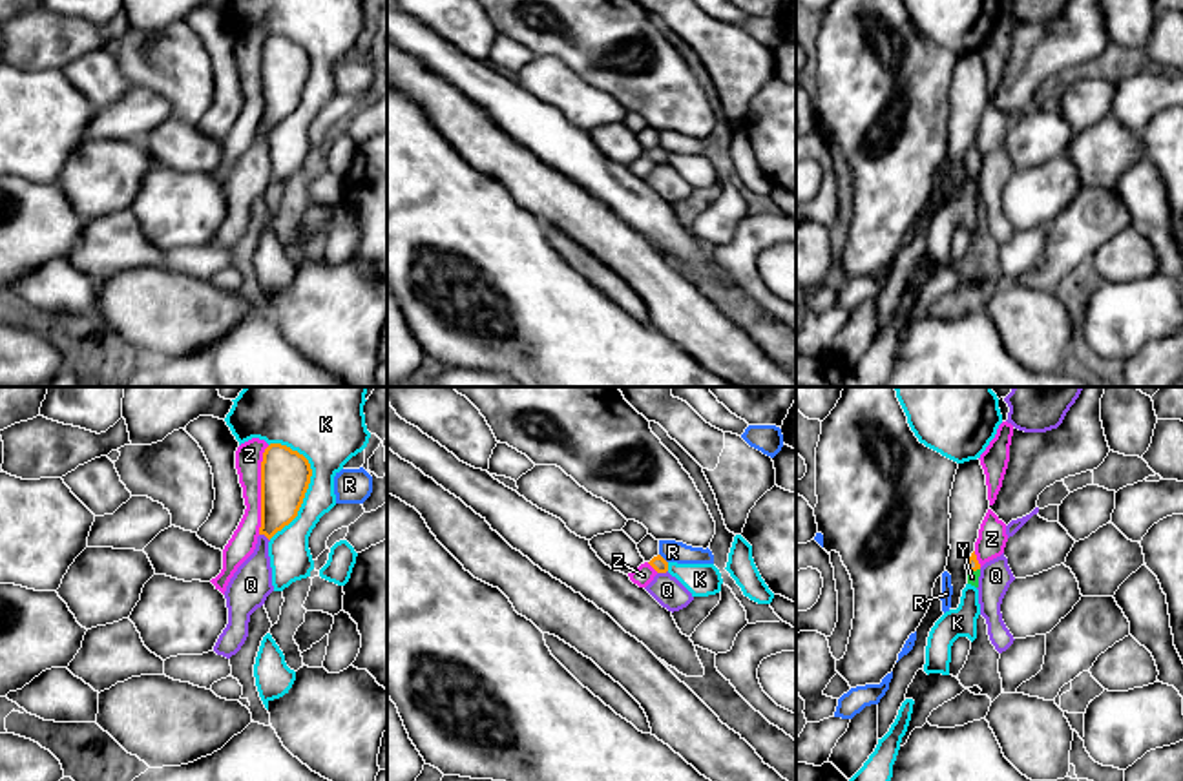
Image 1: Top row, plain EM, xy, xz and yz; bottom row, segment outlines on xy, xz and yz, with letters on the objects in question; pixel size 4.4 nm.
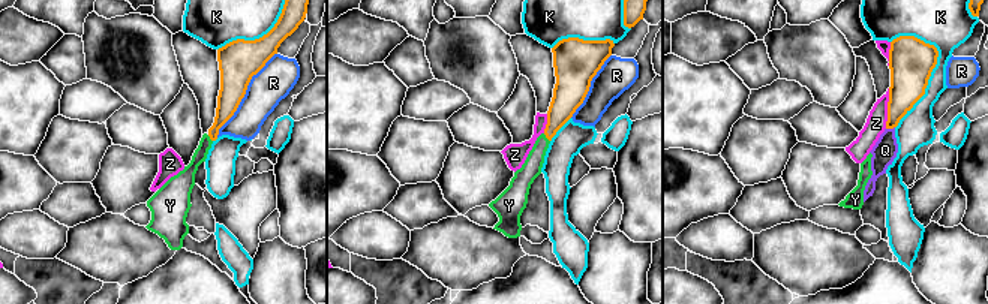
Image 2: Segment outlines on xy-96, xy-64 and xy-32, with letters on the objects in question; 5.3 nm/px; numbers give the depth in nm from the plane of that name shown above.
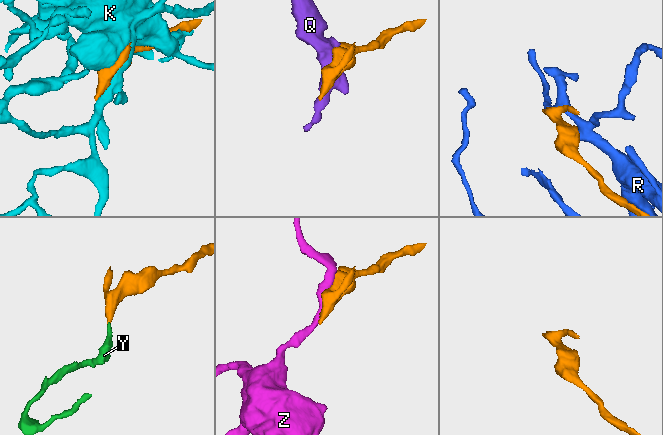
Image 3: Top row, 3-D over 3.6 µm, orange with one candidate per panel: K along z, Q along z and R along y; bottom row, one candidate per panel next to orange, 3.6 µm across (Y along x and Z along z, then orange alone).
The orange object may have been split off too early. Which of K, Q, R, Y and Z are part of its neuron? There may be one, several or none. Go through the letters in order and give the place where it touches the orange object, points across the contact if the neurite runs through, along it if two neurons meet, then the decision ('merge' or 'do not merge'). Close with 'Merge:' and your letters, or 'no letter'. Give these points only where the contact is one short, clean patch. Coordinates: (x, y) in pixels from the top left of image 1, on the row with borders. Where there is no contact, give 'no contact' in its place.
K: meets orange in xy at (307, 488); do not merge
Q: meets orange in xy at (265, 535); do not merge
R: meets orange in xz at (663, 559); do not merge
Y: meets orange in yz at (973, 570); runs through yz (972, 564), (973, 570), (972, 577); merge
Z: meets orange in xy at (261, 489); do not merge
Merge: Y

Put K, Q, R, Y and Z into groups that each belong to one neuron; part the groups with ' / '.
K / Q / R / Y / Z

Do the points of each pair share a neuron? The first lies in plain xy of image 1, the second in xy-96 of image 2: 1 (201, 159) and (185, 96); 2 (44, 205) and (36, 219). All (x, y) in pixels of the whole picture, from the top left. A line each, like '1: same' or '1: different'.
1: different
2: different

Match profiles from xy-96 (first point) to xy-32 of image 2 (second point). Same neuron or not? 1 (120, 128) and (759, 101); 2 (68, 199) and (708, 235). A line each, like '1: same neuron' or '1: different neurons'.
1: different neurons
2: different neurons

